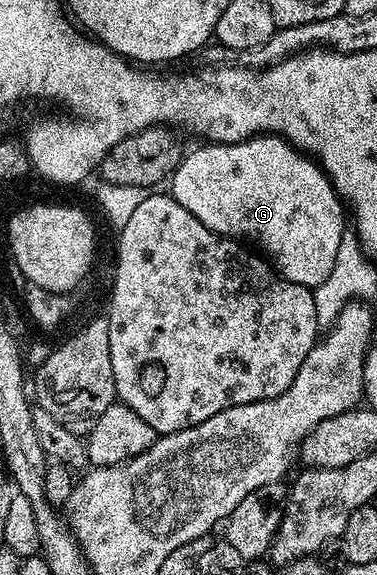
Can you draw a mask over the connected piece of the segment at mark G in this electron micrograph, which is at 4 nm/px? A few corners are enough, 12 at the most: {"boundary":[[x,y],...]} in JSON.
{"boundary":[[274,134],[187,151],[172,198],[309,288],[346,206]]}

